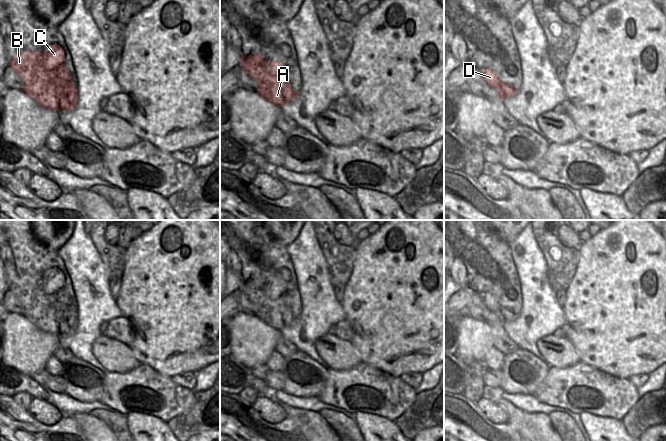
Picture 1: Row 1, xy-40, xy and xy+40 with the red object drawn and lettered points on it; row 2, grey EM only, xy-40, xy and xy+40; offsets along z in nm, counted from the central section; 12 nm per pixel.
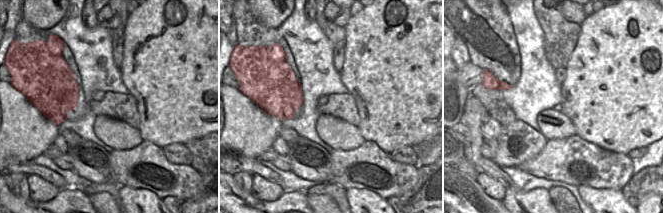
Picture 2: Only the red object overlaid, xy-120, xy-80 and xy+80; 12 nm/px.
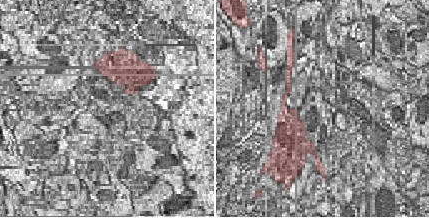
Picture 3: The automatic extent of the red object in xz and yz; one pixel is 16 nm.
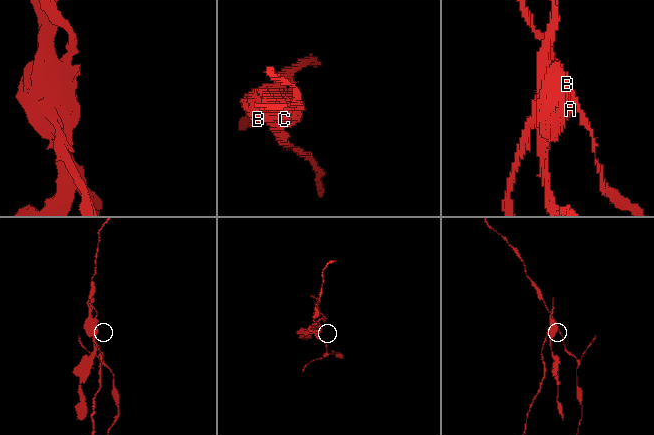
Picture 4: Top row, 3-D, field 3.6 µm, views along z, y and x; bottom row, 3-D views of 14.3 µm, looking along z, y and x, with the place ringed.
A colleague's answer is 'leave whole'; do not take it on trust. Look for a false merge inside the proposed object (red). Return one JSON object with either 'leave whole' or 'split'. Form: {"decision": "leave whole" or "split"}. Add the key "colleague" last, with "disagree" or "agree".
{"decision": "split", "colleague": "disagree"}

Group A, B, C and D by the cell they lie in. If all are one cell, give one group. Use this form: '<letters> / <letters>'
A B / C D

